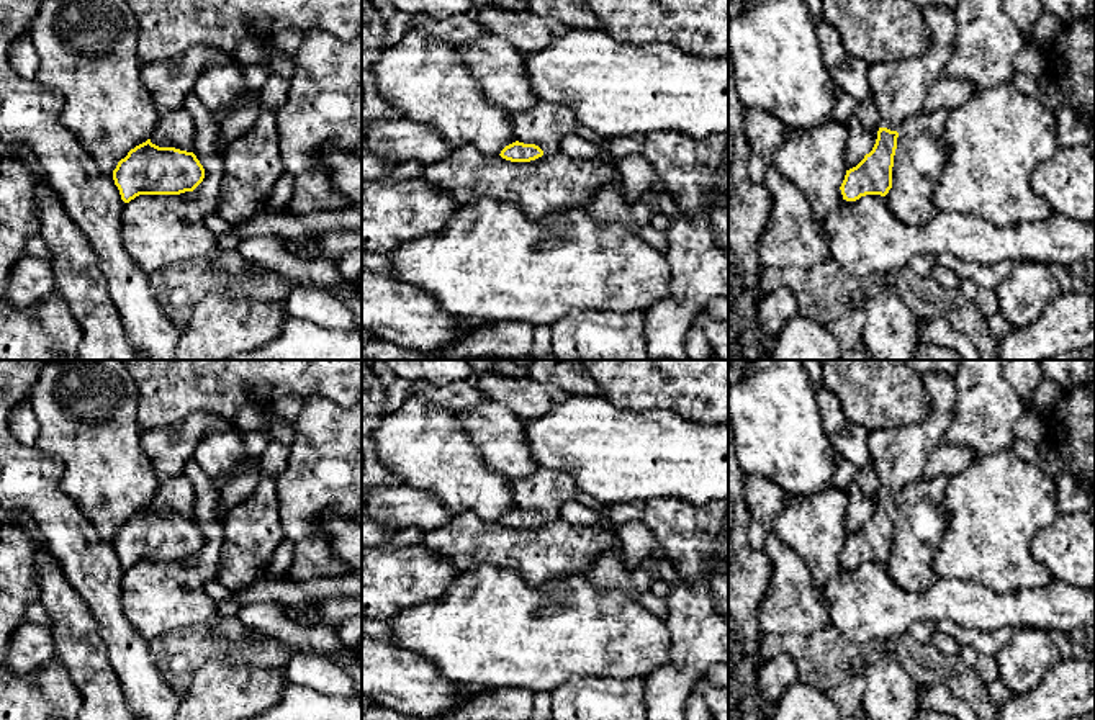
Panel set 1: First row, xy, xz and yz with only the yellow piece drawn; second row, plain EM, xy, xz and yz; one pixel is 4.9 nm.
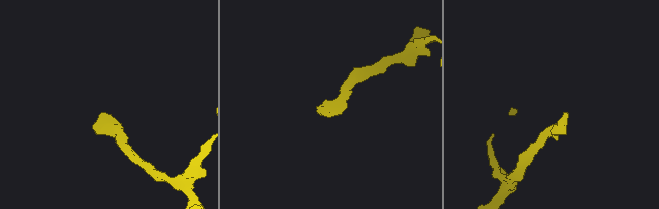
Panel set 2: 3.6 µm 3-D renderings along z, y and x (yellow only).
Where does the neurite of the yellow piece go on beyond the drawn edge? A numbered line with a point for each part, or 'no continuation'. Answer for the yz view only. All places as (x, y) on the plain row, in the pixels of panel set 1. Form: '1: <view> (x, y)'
1: yz (899, 455)

